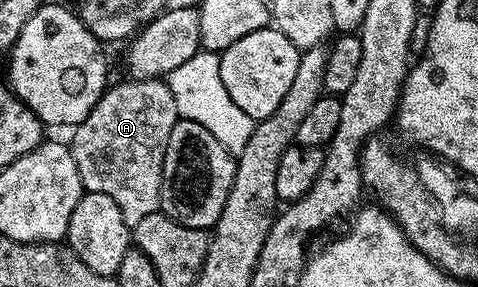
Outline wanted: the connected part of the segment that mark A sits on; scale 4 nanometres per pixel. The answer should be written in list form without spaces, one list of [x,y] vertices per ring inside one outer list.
[[[124,79],[121,85],[114,85],[105,88],[90,115],[75,126],[70,148],[85,190],[110,195],[118,203],[122,219],[129,227],[135,227],[160,208],[166,143],[178,114],[167,80]]]

